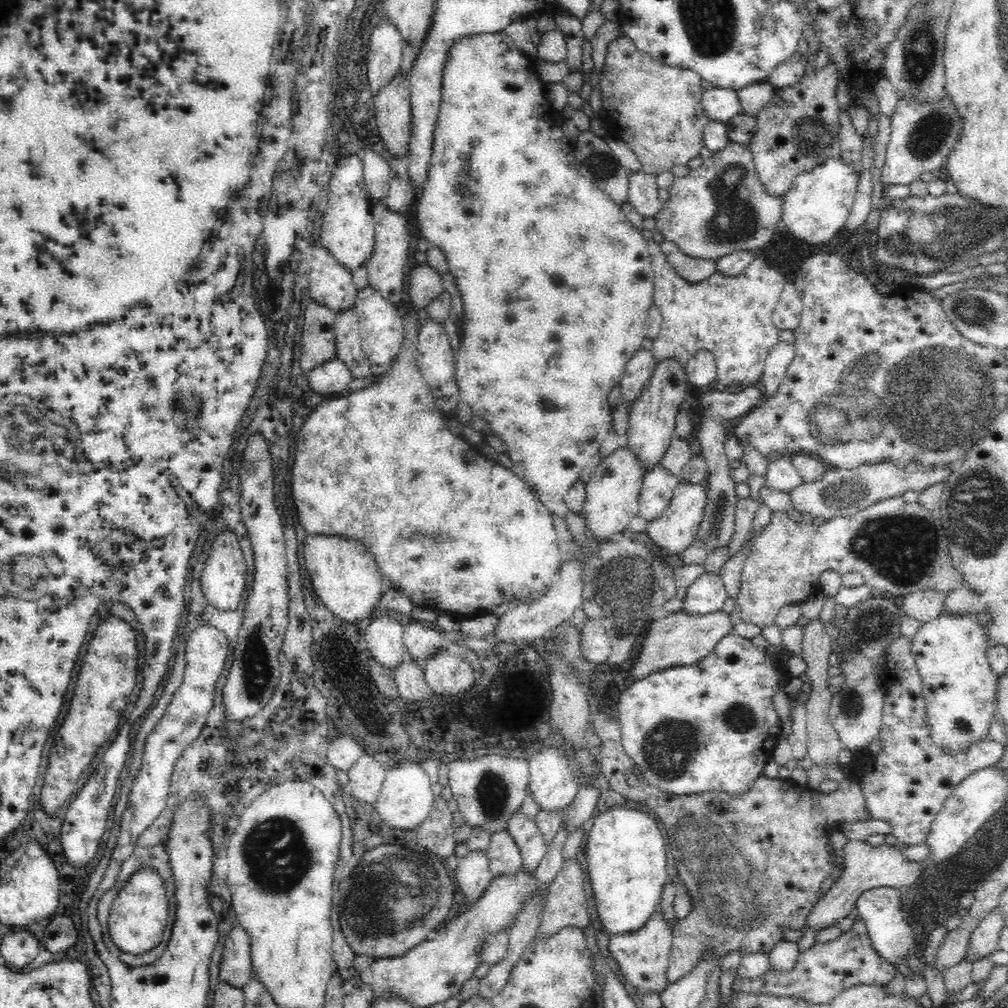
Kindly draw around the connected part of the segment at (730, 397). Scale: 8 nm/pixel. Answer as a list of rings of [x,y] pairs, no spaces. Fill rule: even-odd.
[[[754,384],[754,386],[746,386],[745,390],[741,392],[700,392],[696,398],[699,401],[698,408],[701,413],[701,424],[696,435],[698,443],[700,443],[700,450],[704,454],[704,459],[708,463],[709,474],[705,479],[704,485],[706,487],[707,503],[705,506],[705,513],[700,523],[700,528],[697,532],[698,540],[705,540],[707,544],[707,553],[712,552],[714,548],[726,546],[729,544],[734,534],[734,514],[737,505],[736,484],[732,477],[730,477],[731,469],[729,468],[729,459],[725,454],[724,442],[728,436],[726,431],[726,421],[732,421],[737,416],[743,417],[748,414],[752,408],[759,404],[762,399],[763,388],[761,384]]]

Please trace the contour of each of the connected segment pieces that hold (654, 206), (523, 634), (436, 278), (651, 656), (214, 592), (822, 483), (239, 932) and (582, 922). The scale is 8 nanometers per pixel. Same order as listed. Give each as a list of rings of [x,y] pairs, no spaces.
[[[643,169],[628,177],[628,201],[645,218],[654,217],[663,207],[656,177]]]
[[[581,558],[565,560],[558,568],[558,578],[554,580],[552,586],[546,588],[544,594],[535,600],[522,602],[514,608],[505,611],[499,617],[495,626],[497,640],[499,642],[506,640],[522,647],[524,642],[530,643],[536,638],[542,638],[564,621],[571,620],[575,610],[583,605],[584,564],[585,562]]]
[[[422,262],[413,263],[407,271],[406,290],[413,307],[420,309],[442,294],[445,288],[441,273],[427,262]]]
[[[722,609],[706,614],[690,614],[682,610],[654,619],[644,636],[642,648],[638,650],[638,658],[630,670],[631,681],[670,666],[688,666],[702,660],[716,648],[721,638],[733,632],[734,624],[731,613]]]
[[[232,532],[220,534],[216,538],[212,550],[210,550],[208,562],[206,562],[204,572],[201,574],[202,578],[200,578],[202,584],[201,589],[205,594],[207,603],[218,610],[236,610],[238,605],[241,604],[242,598],[244,598],[246,572],[246,559],[244,559],[242,550],[240,550],[238,538]]]
[[[884,462],[870,466],[860,466],[856,470],[833,469],[816,480],[816,482],[800,482],[792,490],[788,490],[790,501],[794,509],[813,518],[820,516],[825,521],[834,517],[856,514],[860,509],[873,505],[874,502],[885,498],[902,495],[906,490],[920,492],[926,486],[936,482],[945,482],[950,476],[952,467],[936,466],[934,470],[923,470],[919,464],[910,464],[906,468],[899,468],[892,462]]]
[[[235,922],[227,934],[219,964],[219,977],[232,986],[242,988],[253,975],[252,943],[246,929]]]
[[[576,856],[566,858],[560,873],[548,888],[547,901],[543,908],[538,935],[540,937],[550,937],[564,927],[580,927],[584,929],[589,925],[588,907],[586,904],[586,894],[584,886],[586,884],[586,874]]]

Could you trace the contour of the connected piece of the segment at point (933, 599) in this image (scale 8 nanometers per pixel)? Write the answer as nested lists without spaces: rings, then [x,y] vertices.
[[[917,590],[899,599],[900,609],[908,616],[927,623],[944,609],[946,594],[935,590]]]

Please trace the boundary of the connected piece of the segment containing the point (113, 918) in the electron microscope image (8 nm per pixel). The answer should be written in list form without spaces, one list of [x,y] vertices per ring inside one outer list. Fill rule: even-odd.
[[[150,866],[142,867],[129,877],[113,902],[108,920],[108,928],[110,928],[108,932],[118,949],[128,954],[139,955],[160,944],[168,920],[168,901],[164,893],[162,877],[158,876]]]

